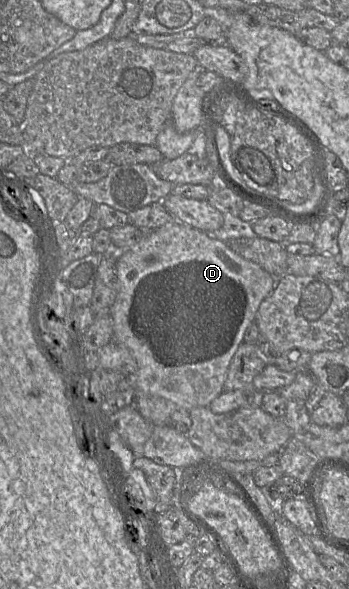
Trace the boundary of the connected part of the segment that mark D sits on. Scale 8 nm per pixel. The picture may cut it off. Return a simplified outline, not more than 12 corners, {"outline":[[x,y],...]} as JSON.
{"outline":[[172,220],[116,253],[136,390],[224,391],[276,279]]}

